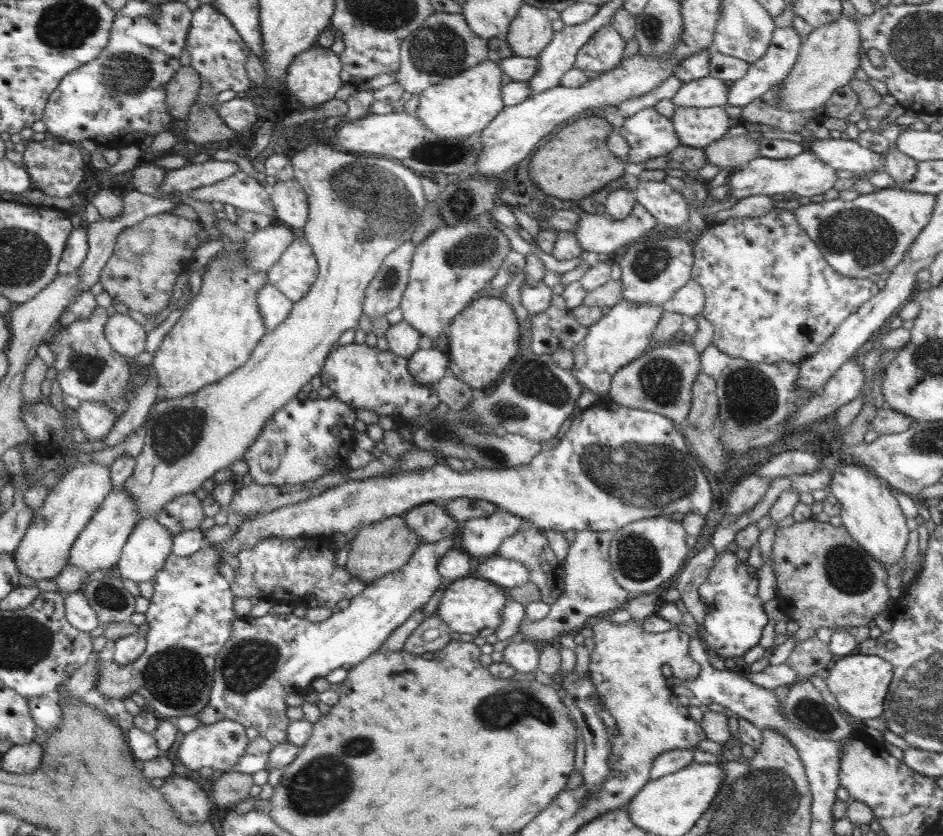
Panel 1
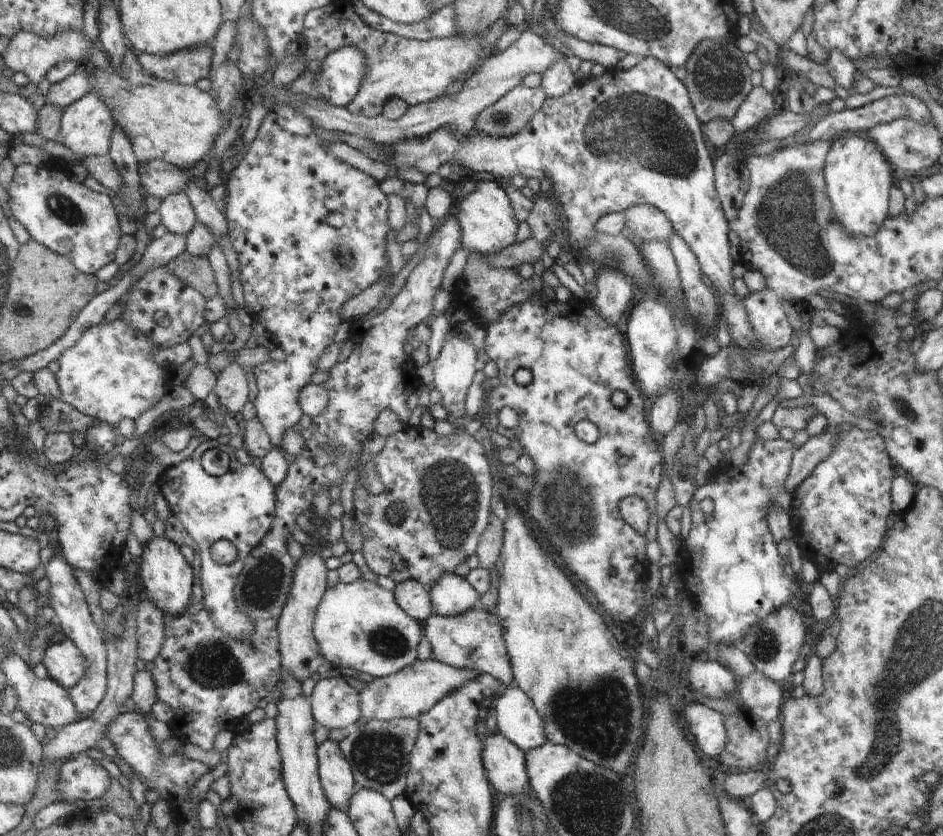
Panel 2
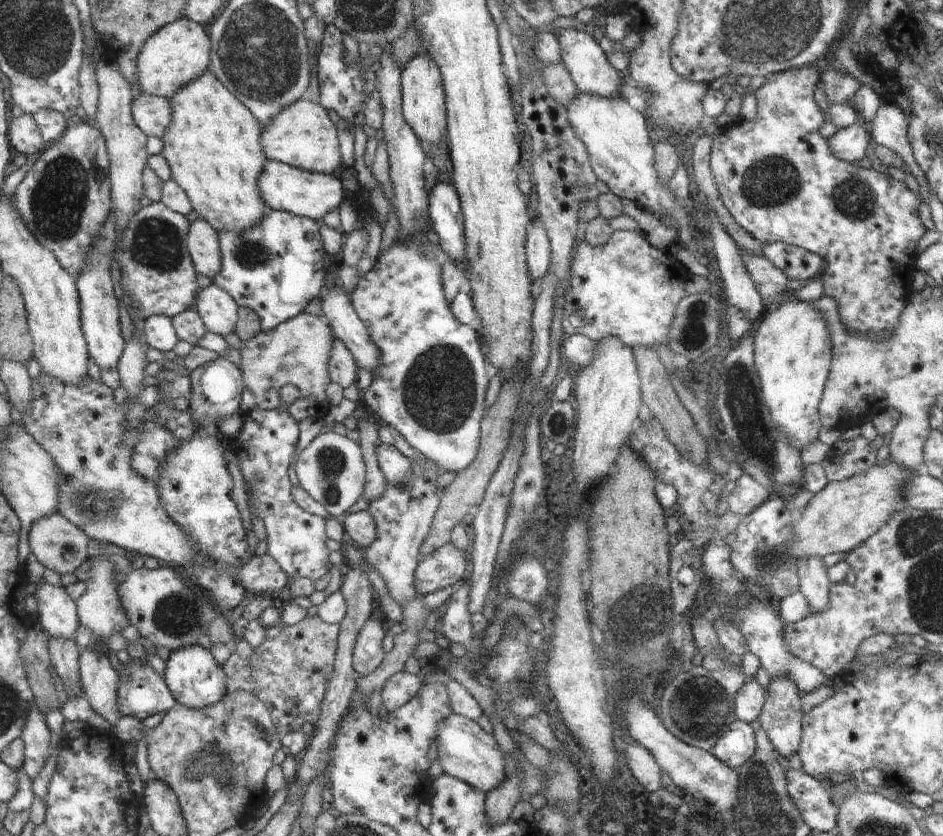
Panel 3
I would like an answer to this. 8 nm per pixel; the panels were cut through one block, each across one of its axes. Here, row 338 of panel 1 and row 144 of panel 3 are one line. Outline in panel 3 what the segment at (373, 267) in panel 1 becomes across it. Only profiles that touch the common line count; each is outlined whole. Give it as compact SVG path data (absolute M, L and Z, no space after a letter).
M308 97L296 99L282 107L267 127L261 127L260 142L264 154L271 161L331 175L334 175L334 170L340 166L337 127L328 117L328 111Z

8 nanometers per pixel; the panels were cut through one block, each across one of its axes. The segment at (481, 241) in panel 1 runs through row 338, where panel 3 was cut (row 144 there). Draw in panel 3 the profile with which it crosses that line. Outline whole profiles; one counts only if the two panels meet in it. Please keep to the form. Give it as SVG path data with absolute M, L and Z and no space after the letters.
M421 51L408 59L401 69L401 95L403 117L414 131L418 140L425 140L432 145L433 151L442 140L447 127L447 110L443 78L434 59Z

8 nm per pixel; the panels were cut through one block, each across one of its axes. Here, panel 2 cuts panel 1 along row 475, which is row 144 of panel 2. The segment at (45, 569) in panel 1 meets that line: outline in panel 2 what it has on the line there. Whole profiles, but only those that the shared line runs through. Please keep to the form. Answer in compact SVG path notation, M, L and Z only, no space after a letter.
M91 91L63 110L60 126L60 133L63 137L62 145L72 150L74 154L81 155L82 157L107 155L115 124L106 102L100 97L99 93Z

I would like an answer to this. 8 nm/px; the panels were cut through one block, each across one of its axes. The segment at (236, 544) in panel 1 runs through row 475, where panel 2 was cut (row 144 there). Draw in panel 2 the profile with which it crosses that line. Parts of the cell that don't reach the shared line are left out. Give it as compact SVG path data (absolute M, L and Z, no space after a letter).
M647 57L630 70L608 69L599 78L590 77L577 81L571 90L558 99L546 99L537 114L521 132L507 138L493 138L478 133L464 137L437 129L427 138L405 139L403 142L383 144L387 160L394 156L394 164L388 166L414 166L420 172L430 175L438 173L445 163L458 165L467 171L487 172L500 182L515 175L528 177L532 172L544 174L552 180L553 196L564 206L568 222L568 249L577 256L577 250L590 244L594 224L608 214L624 212L635 205L651 205L660 210L672 224L690 251L696 256L700 271L712 281L714 291L721 296L721 311L728 323L728 333L740 349L748 349L749 365L757 374L756 384L763 386L769 376L776 375L780 365L795 354L792 345L771 350L761 344L755 336L743 306L744 299L738 299L733 292L732 276L734 260L730 256L730 228L714 187L713 163L704 144L702 124L693 110L689 93L682 81L676 78L674 69L667 68L656 58Z

